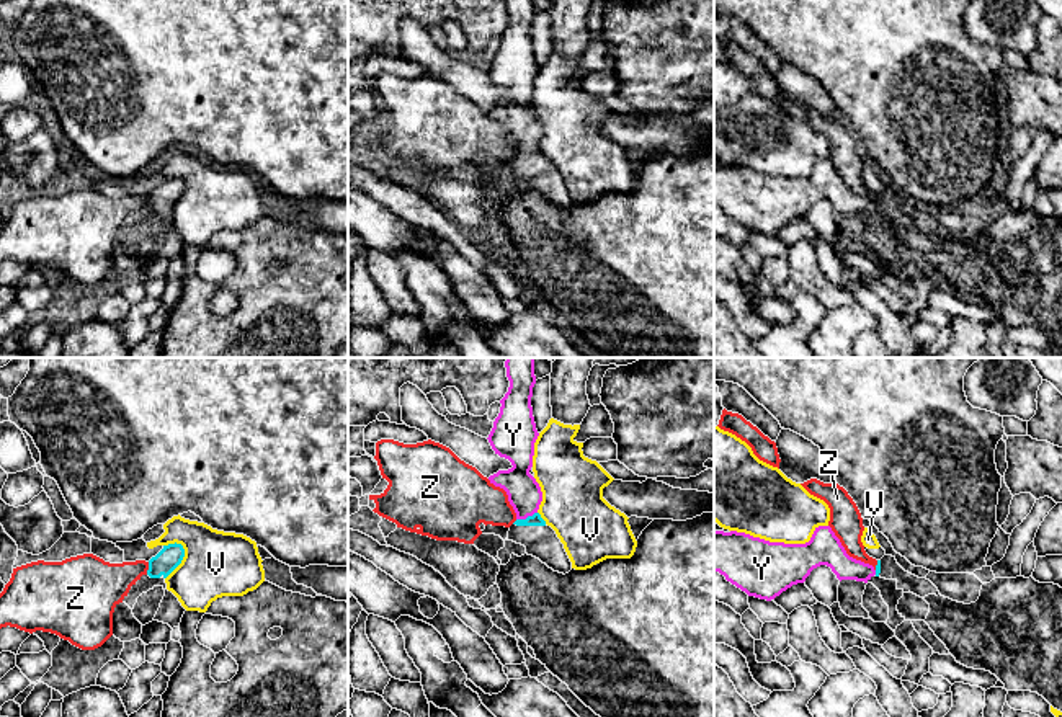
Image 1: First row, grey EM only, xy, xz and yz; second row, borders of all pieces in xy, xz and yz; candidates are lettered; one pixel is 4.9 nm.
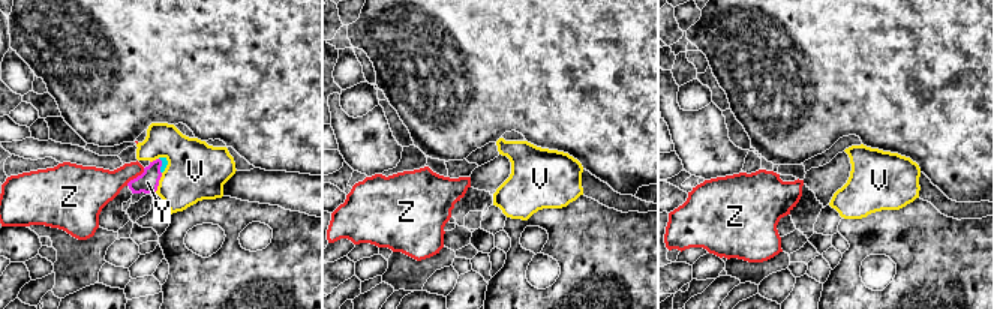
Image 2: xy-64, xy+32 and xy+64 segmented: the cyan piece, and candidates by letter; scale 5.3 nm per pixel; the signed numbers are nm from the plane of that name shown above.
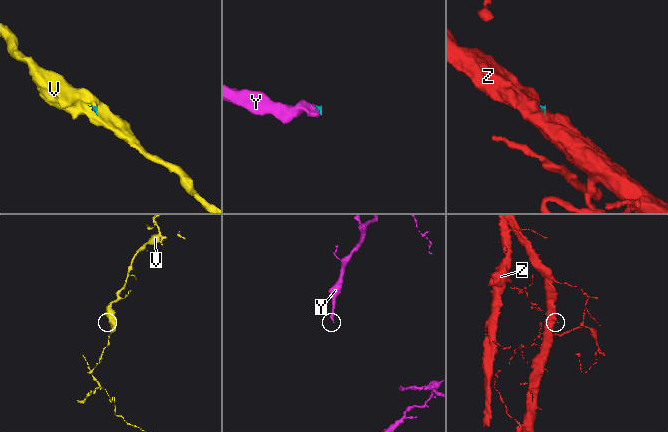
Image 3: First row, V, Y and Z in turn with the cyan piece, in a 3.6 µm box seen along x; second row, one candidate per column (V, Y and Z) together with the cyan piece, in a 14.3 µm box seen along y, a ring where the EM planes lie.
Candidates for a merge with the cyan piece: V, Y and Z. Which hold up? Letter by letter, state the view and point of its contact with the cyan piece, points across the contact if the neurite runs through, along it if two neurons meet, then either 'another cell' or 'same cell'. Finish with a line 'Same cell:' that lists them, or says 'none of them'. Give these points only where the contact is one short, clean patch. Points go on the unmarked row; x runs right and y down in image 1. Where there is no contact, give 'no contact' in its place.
V: contact xy (182, 193); border xy (175, 175), (183, 183), (183, 193), (165, 213); another cell
Y: contact xz (528, 151); way xz (535, 154), (528, 151), (525, 129); same cell
Z: contact xy (149, 203); border xy (149, 196), (146, 208); another cell
Same cell: Y

